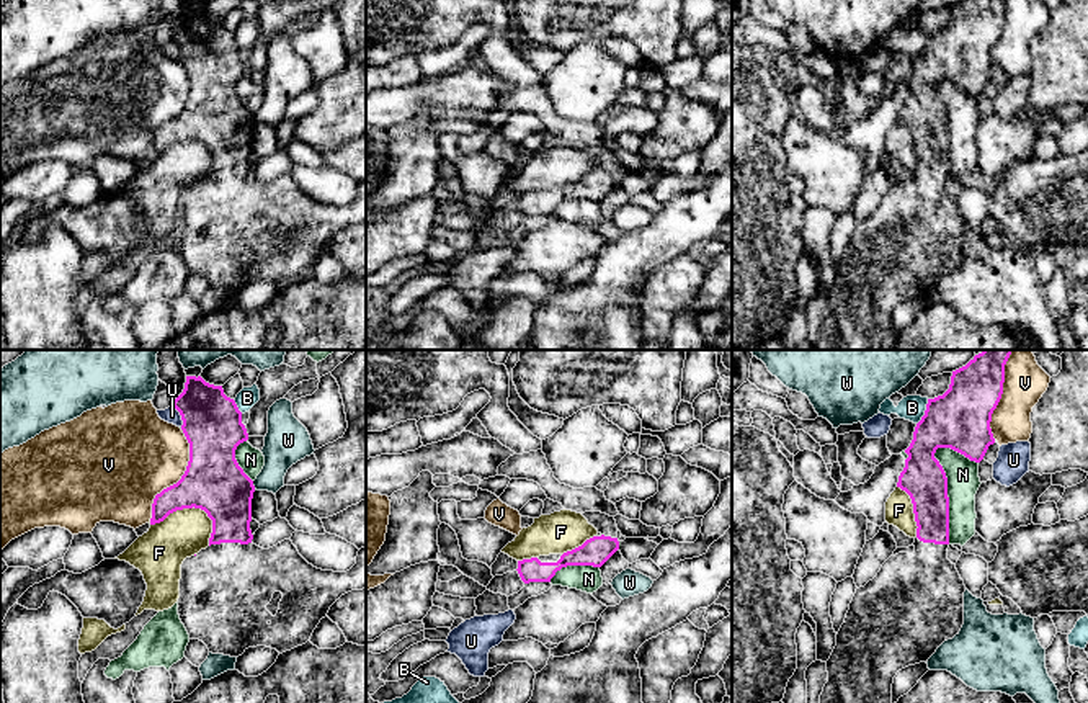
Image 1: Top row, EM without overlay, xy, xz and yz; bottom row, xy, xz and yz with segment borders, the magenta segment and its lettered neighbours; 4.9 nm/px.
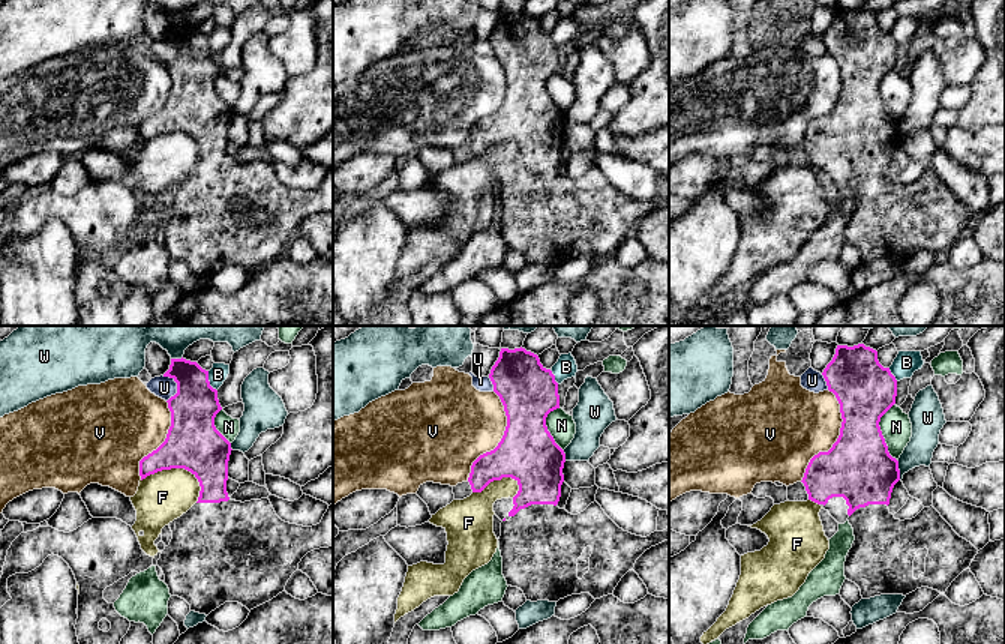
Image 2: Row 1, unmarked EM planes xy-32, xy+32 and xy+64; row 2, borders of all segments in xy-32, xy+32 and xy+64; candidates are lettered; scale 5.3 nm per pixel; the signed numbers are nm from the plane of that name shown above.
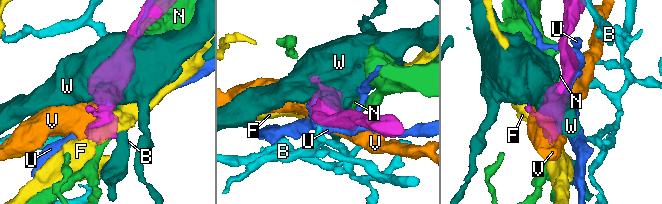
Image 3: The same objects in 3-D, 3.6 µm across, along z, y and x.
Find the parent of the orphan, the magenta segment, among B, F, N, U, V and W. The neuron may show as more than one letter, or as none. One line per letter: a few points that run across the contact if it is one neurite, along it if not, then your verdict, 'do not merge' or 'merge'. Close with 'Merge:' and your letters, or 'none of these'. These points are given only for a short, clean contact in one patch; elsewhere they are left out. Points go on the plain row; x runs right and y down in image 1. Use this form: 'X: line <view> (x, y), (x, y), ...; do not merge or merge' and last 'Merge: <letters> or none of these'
B: do not merge
F: do not merge
N: do not merge
U: do not merge
V: do not merge
W: do not merge
Merge: none of these

